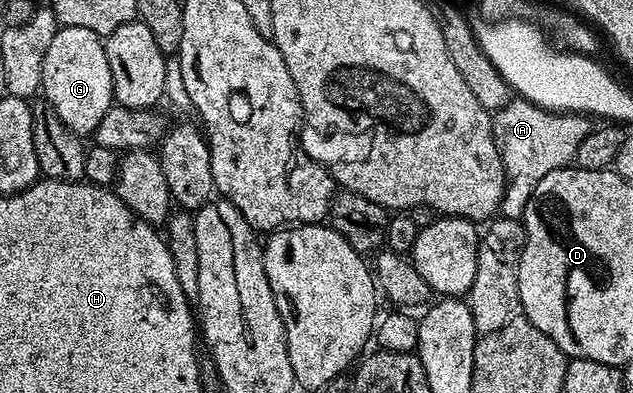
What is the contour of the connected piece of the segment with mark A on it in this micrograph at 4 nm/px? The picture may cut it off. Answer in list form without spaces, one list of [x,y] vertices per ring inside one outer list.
[[[513,100],[495,111],[492,131],[506,175],[504,199],[499,208],[503,217],[523,219],[526,204],[534,188],[538,188],[538,180],[542,180],[546,172],[554,172],[575,159],[578,144],[582,144],[588,135],[588,122],[589,119],[581,113],[547,110],[525,100]]]

